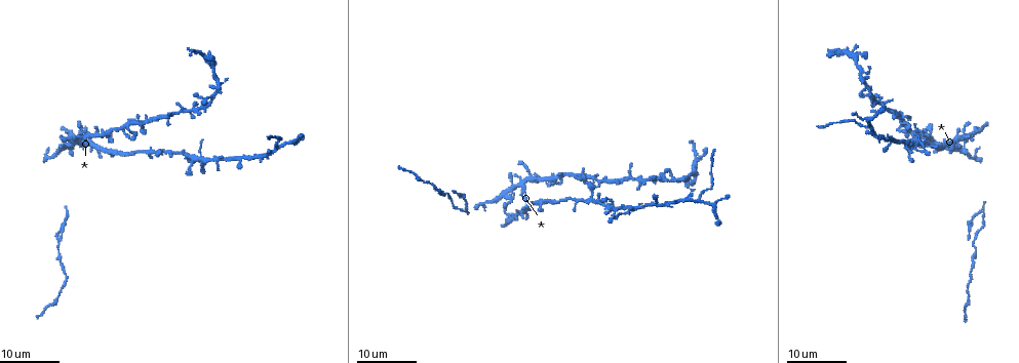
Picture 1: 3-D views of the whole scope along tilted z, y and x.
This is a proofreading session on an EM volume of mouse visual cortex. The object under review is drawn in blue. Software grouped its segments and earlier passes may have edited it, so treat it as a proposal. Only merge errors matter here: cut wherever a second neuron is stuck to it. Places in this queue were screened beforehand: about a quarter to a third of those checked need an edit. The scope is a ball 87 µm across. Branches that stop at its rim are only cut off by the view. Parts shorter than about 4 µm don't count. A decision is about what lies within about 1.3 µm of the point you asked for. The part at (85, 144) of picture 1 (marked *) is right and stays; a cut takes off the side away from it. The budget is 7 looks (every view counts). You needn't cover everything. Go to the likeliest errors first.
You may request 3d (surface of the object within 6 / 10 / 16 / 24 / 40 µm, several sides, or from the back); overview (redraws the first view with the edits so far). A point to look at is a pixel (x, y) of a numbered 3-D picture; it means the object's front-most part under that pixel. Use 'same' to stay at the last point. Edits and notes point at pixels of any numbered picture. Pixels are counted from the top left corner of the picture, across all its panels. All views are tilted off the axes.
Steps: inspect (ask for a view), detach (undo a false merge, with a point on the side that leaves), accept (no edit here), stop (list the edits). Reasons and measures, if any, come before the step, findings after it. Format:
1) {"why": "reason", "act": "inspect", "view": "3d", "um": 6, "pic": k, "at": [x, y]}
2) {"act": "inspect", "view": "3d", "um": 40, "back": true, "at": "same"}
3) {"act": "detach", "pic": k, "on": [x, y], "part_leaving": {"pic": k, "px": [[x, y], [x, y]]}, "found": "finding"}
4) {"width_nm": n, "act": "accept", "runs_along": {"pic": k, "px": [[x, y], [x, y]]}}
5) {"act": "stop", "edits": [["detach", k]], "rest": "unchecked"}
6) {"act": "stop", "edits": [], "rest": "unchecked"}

{"act": "inspect", "view": "3d", "um": 16, "pic": 1, "at": [981, 209]}

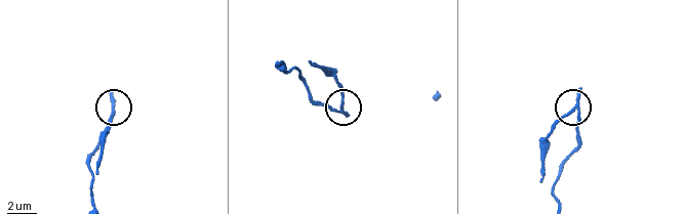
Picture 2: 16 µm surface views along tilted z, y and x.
{"why": "zoom in", "act": "inspect", "view": "3d", "um": 6, "pic": 2, "at": [341, 107]}

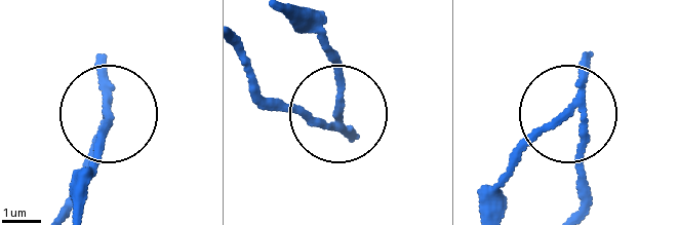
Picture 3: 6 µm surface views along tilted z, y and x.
{"width_nm": 160, "act": "detach", "pic": 3, "on": [106, 133], "part_leaving": {"pic": 3, "px": [[109, 107], [79, 207]]}, "found": "two neurons meet here"}

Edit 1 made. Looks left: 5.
{"why": "two arms in line, one across", "act": "inspect", "view": "3d", "um": 16, "pic": 1, "at": [701, 201]}

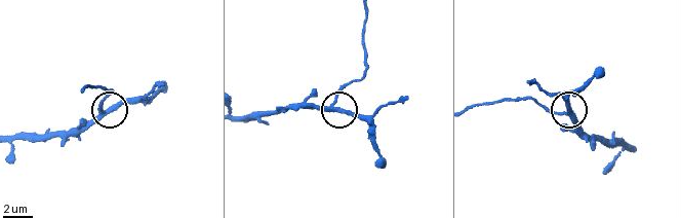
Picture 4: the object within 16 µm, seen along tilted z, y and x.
{"why": "closer look", "act": "inspect", "view": "3d", "um": 6, "pic": 4, "at": [335, 107]}

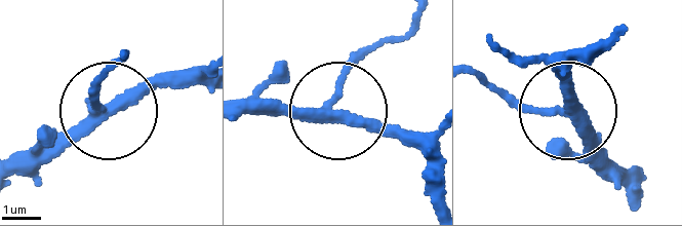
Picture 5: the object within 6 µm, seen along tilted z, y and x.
{"width_nm": 260, "act": "detach", "pic": 5, "on": [97, 88], "part_leaving": {"pic": 5, "px": [[95, 105], [96, 86], [122, 59]]}, "found": "two neurons meet here"}

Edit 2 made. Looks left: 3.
{"act": "inspect", "view": "overview"}

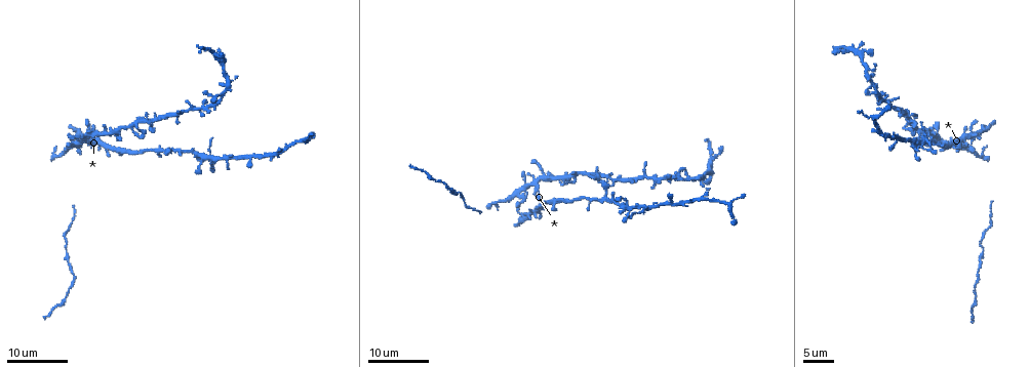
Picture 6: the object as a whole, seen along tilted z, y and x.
{"act": "inspect", "view": "3d", "um": 24, "pic": 6, "at": [917, 113]}

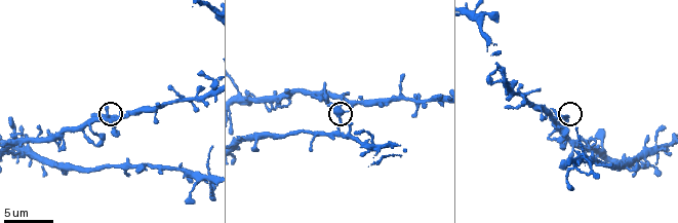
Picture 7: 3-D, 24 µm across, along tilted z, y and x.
{"act": "inspect", "view": "3d", "um": 6, "pic": 7, "at": [568, 114]}

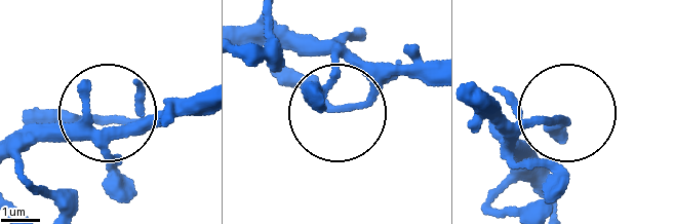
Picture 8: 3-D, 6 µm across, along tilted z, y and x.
{"act": "accept", "runs_along": {"pic": 8, "px": [[530, 184], [506, 153], [514, 138], [566, 120]]}, "found": "one neuron here"}

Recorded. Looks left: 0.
{"act": "stop", "edits": [["detach", 3], ["detach", 5]], "rest": "unchecked"}

